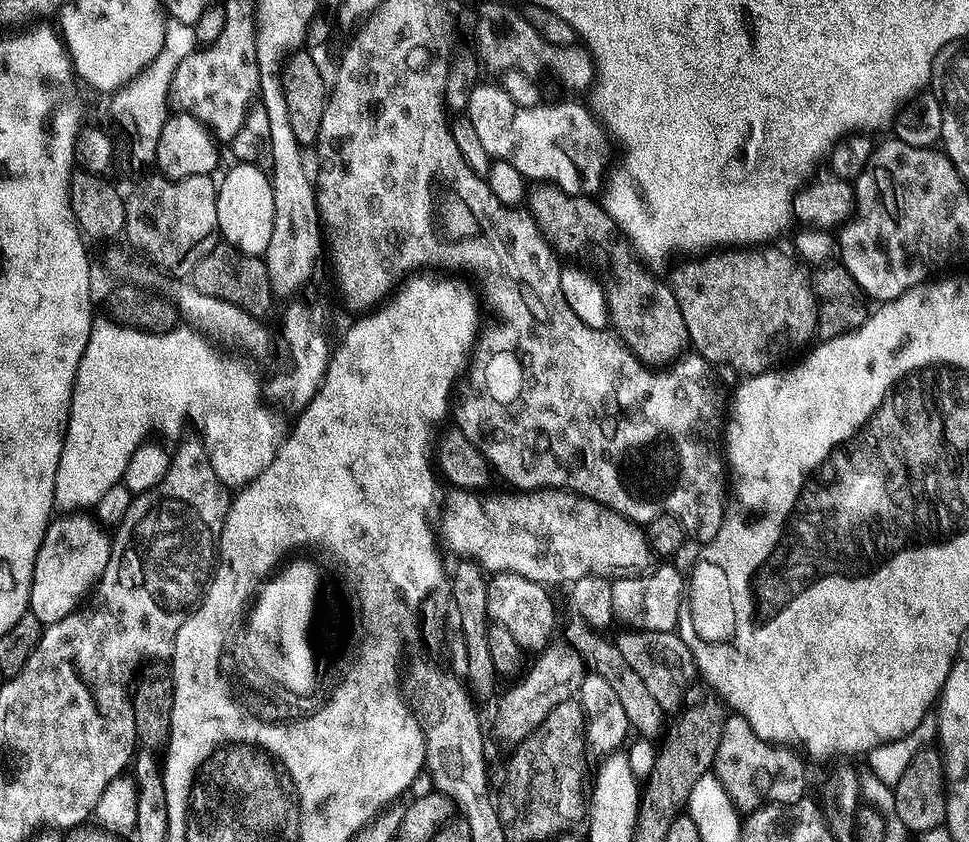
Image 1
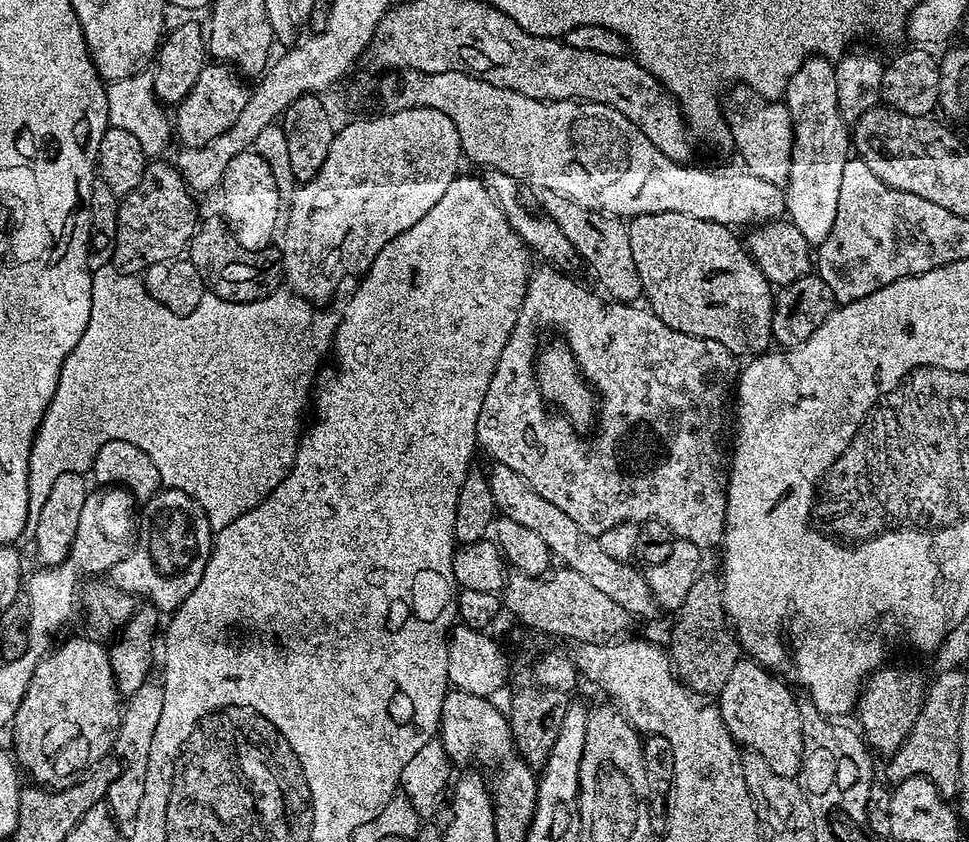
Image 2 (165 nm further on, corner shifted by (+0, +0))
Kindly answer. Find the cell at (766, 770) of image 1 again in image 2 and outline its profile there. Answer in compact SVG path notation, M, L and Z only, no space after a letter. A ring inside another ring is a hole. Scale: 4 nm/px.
M741 658L734 666L730 678L726 678L726 686L722 686L718 707L722 722L726 722L726 730L730 730L737 745L766 758L774 774L796 778L804 767L804 735L800 706L797 697L792 697L791 691L793 689L783 679L761 664Z

